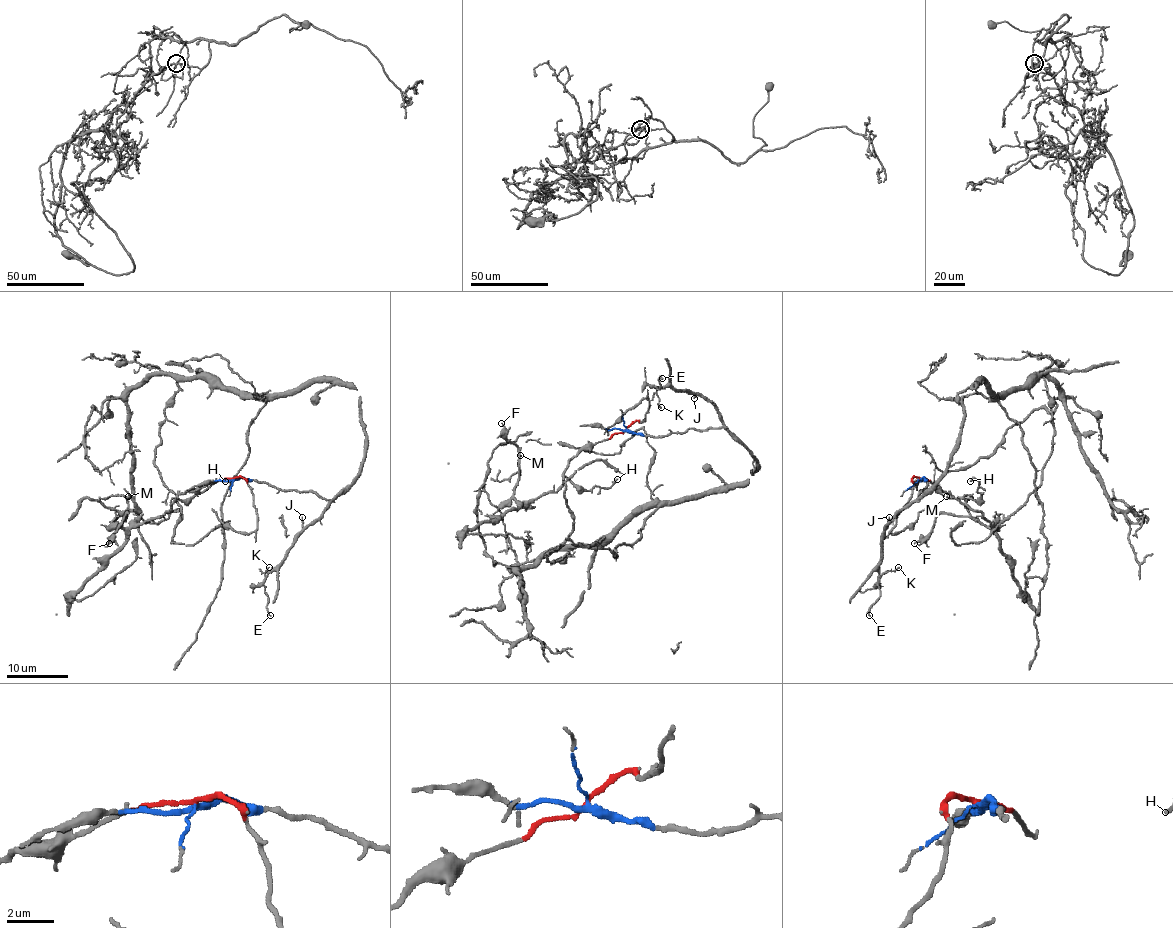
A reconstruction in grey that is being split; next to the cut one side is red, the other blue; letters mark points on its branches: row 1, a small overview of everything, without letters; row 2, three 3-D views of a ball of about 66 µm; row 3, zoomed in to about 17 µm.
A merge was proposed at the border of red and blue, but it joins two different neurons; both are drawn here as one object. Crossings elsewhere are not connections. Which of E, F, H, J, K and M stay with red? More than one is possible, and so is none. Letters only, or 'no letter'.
F, H, M

